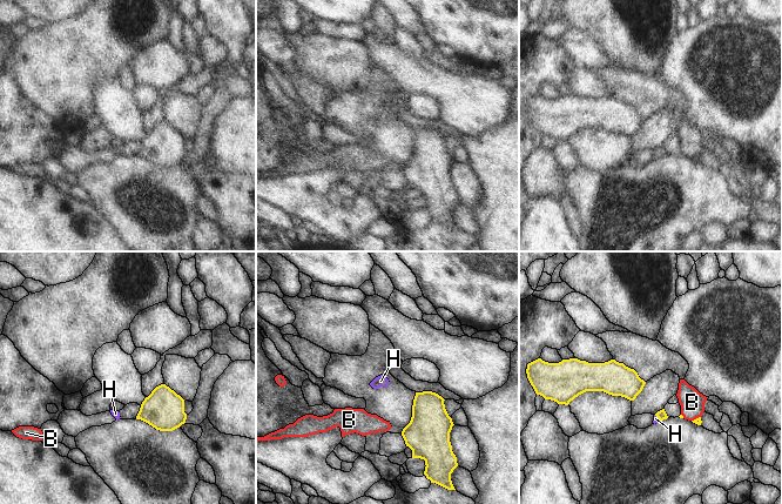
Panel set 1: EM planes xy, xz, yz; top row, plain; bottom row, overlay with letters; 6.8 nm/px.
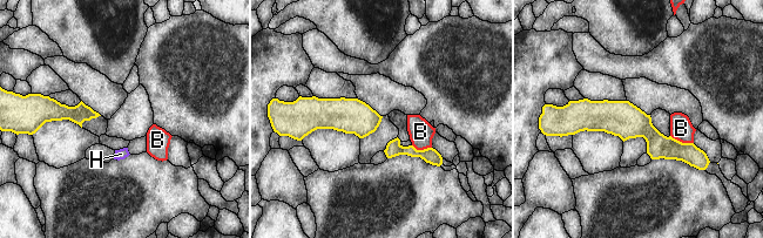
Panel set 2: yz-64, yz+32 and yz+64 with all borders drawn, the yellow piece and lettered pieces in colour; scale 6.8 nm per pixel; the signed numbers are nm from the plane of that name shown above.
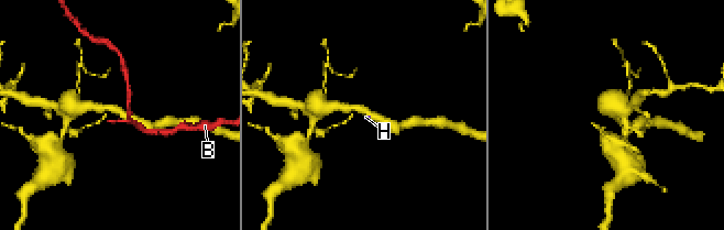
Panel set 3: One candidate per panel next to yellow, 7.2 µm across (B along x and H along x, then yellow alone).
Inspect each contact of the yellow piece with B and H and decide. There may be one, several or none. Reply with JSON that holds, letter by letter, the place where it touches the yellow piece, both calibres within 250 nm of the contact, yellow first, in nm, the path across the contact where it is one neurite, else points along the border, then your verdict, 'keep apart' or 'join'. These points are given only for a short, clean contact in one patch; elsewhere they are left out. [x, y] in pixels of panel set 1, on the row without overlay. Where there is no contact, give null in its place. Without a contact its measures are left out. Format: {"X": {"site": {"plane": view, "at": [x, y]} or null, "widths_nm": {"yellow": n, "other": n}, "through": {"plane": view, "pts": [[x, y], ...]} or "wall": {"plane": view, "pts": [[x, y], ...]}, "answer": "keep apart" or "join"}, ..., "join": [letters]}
{"B": {"site": {"plane": "yz", "at": [696, 155]}, "widths_nm": {"yellow": 50, "other": 170}, "wall": {"plane": "yz", "pts": [[700, 153], [692, 158]]}, "answer": "keep apart"}, "H": {"site": {"plane": "yz", "at": [656, 153]}, "widths_nm": {"yellow": 70, "other": 30}, "through": {"plane": "yz", "pts": [[661, 152], [656, 153], [655, 155]]}, "answer": "join"}, "join": ["H"]}

